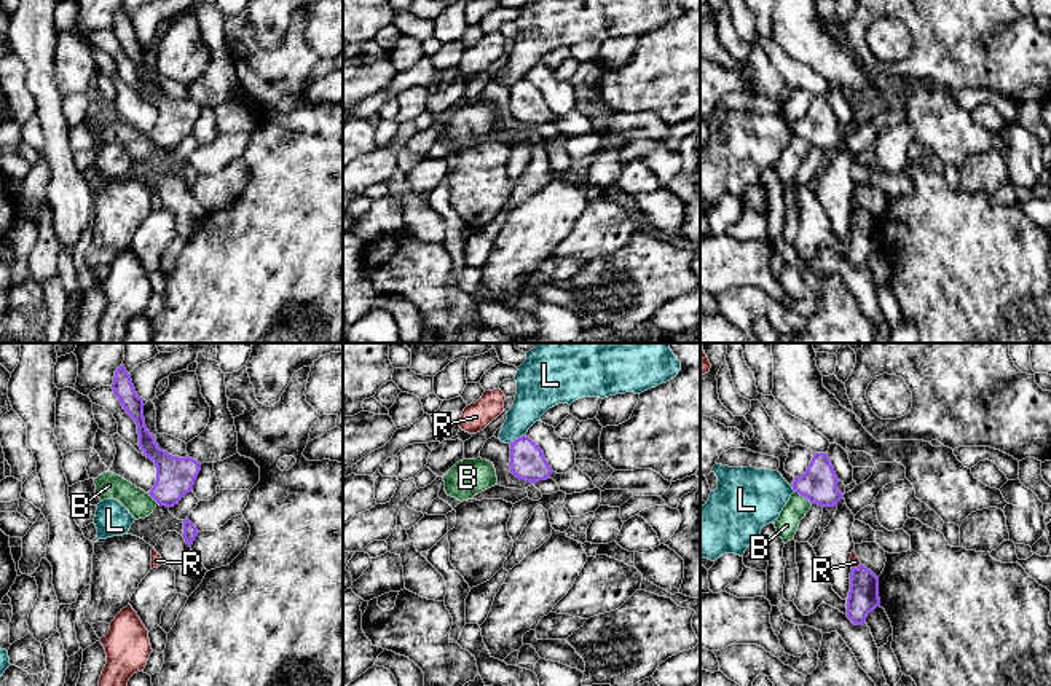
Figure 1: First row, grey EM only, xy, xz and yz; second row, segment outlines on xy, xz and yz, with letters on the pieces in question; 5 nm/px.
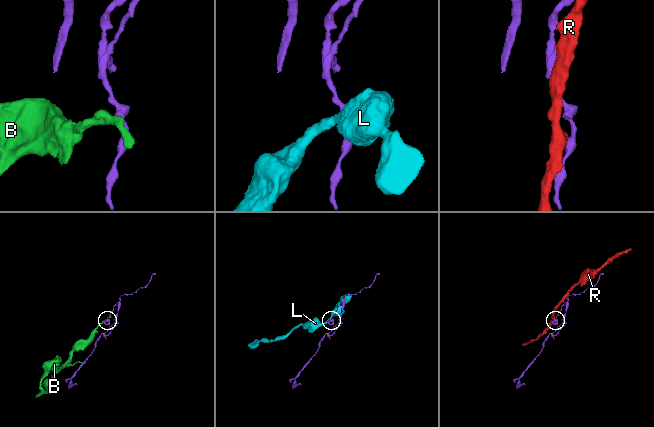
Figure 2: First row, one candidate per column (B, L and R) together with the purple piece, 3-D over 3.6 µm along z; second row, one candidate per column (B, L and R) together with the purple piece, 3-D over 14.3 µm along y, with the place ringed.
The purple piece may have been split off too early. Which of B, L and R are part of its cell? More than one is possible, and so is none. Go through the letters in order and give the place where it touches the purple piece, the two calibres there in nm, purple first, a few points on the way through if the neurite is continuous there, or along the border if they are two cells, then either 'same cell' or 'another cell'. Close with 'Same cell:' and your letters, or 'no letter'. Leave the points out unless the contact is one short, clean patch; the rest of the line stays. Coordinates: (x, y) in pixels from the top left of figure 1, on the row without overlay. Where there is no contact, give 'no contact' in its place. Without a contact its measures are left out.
B: meets purple in yz at (804, 139); 190 nm thick on the purple side, 120 nm on the other; border along yz (795, 134), (812, 145); another cell
L: meets purple in xz at (519, 80); 180 nm thick on the purple side, 200 nm on the other; border along xz (525, 77), (509, 85); another cell
R: meets purple in yz at (855, 211); 160 nm thick on the purple side, 50 nm on the other; border along yz (860, 206), (852, 211); another cell
Same cell: no letter

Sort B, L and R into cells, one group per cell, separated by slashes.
B / L / R

